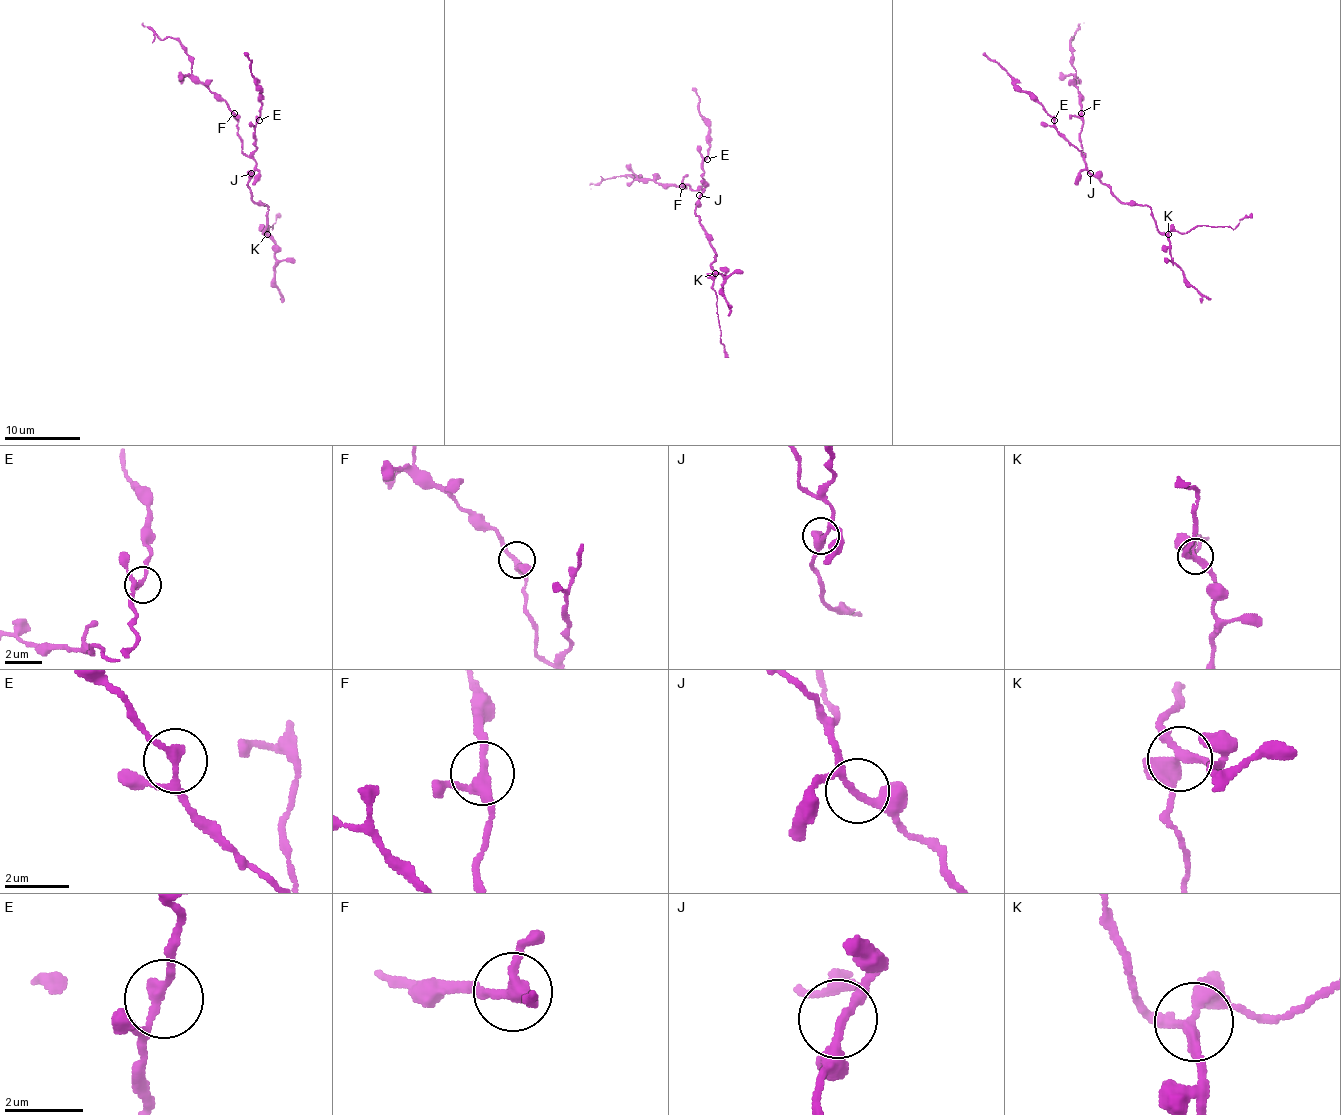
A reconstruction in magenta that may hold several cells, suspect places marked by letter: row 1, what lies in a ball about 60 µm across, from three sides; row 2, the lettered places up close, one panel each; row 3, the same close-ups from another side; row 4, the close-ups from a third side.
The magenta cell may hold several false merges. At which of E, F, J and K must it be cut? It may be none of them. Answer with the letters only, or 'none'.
none

